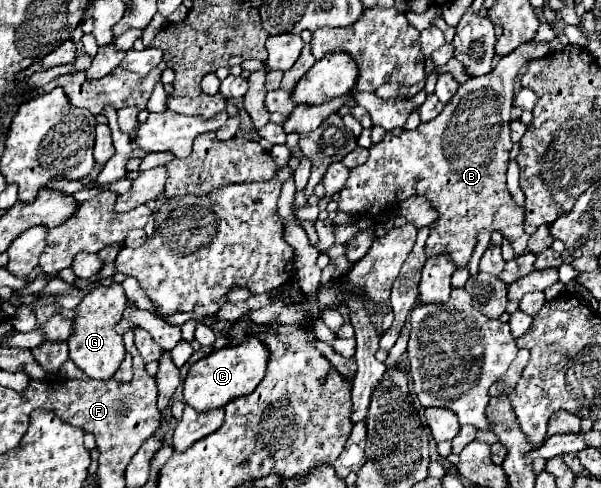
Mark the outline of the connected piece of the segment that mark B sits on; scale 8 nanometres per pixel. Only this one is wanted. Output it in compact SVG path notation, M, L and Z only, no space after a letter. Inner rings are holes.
M526 42L526 44L518 46L516 50L512 50L508 56L502 56L502 58L498 60L498 64L496 64L488 74L468 78L468 82L464 82L464 84L456 90L456 94L452 96L452 100L444 106L444 110L442 110L434 120L430 120L430 122L422 122L416 130L394 128L392 132L386 132L386 136L384 136L378 144L372 144L372 146L370 146L368 162L350 170L348 182L346 182L344 188L340 190L338 210L340 210L340 212L346 212L346 214L352 214L352 216L364 216L364 214L368 214L370 218L378 220L378 218L382 218L384 214L388 214L392 208L396 208L400 202L404 202L404 200L408 200L408 198L412 198L412 196L424 196L424 198L432 204L432 208L438 212L436 222L430 224L430 236L428 236L428 240L426 240L426 256L428 256L428 258L438 256L438 254L446 254L446 256L450 256L450 260L456 264L456 268L464 268L464 266L468 264L468 260L470 260L474 248L476 248L478 234L480 234L482 230L488 230L488 232L494 232L494 230L496 230L496 232L500 232L506 240L510 240L514 252L516 252L516 254L522 254L522 252L526 250L526 244L528 244L528 238L530 238L530 236L524 232L524 224L522 224L524 212L516 206L516 202L512 200L512 196L510 196L510 192L508 192L508 188L506 188L508 152L510 152L510 148L512 148L512 140L510 140L510 108L512 108L512 98L514 98L514 80L516 80L520 68L522 68L524 64L528 64L530 60L534 60L534 58L542 58L544 54L548 54L548 42L538 42L538 44L530 44L530 42Z

